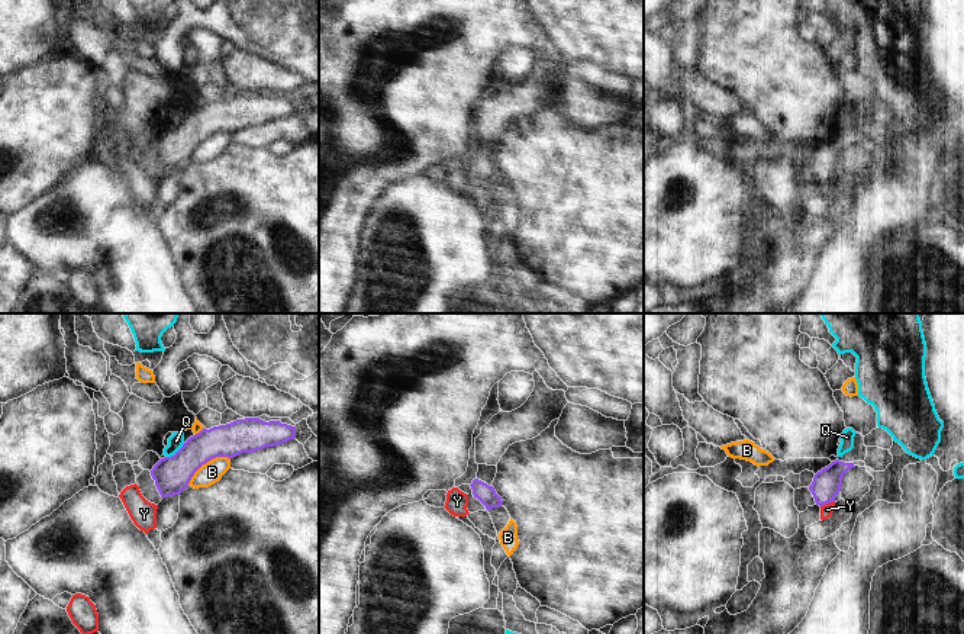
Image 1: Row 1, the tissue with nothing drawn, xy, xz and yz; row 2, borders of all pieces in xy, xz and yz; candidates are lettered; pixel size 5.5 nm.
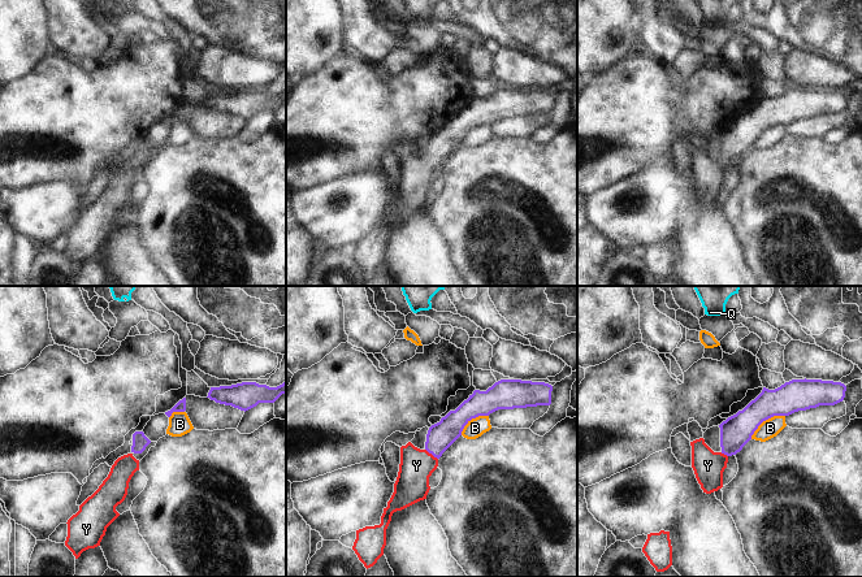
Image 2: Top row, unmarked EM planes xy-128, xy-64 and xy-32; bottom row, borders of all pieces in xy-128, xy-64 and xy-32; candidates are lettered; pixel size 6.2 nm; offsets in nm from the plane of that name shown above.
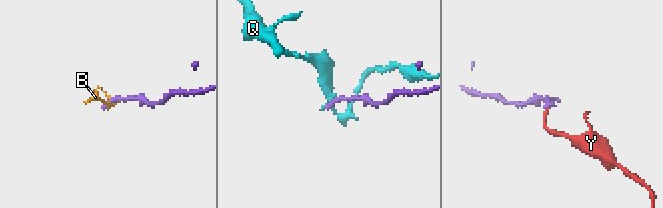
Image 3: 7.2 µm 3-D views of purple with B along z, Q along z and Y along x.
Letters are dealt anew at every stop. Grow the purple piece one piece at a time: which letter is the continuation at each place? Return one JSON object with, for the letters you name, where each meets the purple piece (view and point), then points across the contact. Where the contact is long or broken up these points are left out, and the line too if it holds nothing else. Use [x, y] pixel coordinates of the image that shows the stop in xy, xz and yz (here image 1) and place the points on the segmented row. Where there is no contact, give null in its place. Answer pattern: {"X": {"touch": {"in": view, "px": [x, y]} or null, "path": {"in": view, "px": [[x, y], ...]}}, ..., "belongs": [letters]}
{"Y": {"touch": {"in": "yz", "px": [827, 502]}, "path": {"in": "yz", "px": [[827, 483], [827, 502], [827, 509]]}}, "belongs": ["Y"]}

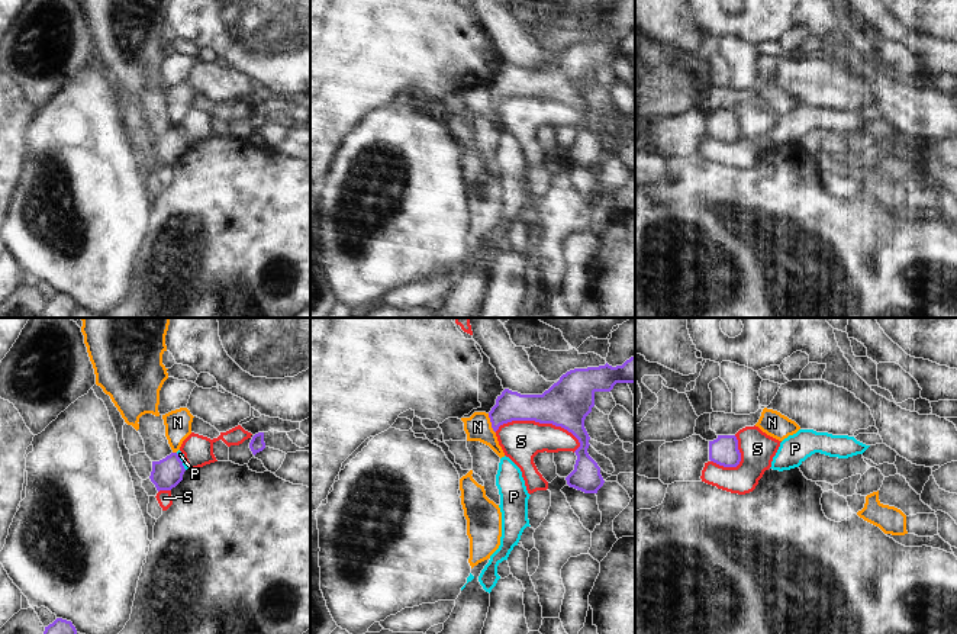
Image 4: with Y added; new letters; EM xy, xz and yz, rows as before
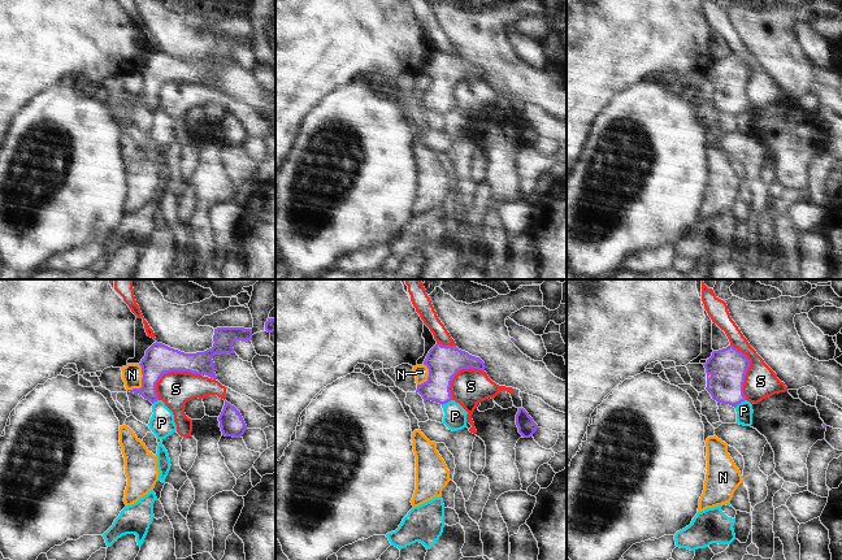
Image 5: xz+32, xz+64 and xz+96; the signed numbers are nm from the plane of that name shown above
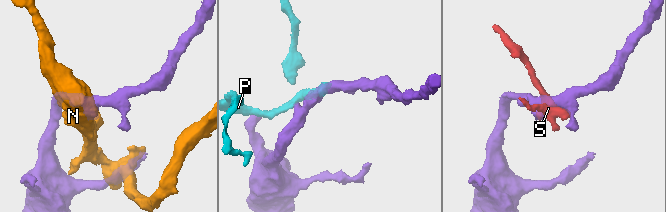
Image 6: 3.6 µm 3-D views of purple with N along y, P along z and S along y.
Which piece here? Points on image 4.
{"belongs": []}

